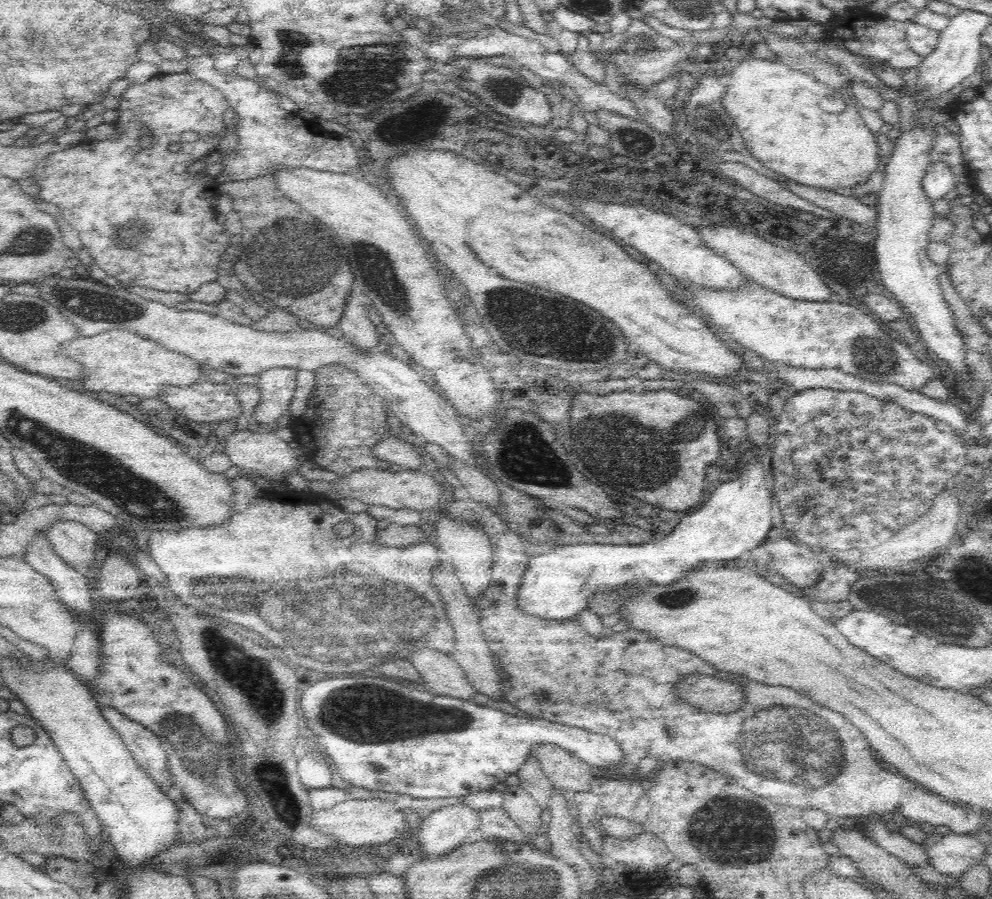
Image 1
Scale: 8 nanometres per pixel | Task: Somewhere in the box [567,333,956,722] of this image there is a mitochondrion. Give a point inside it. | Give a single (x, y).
(618, 448)

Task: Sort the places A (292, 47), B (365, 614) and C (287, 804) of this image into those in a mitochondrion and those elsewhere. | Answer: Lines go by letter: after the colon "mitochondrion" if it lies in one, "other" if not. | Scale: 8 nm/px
A: mitochondrion
B: mitochondrion
C: mitochondrion

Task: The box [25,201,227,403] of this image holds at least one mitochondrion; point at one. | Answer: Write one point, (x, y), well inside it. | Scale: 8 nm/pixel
(99, 308)

